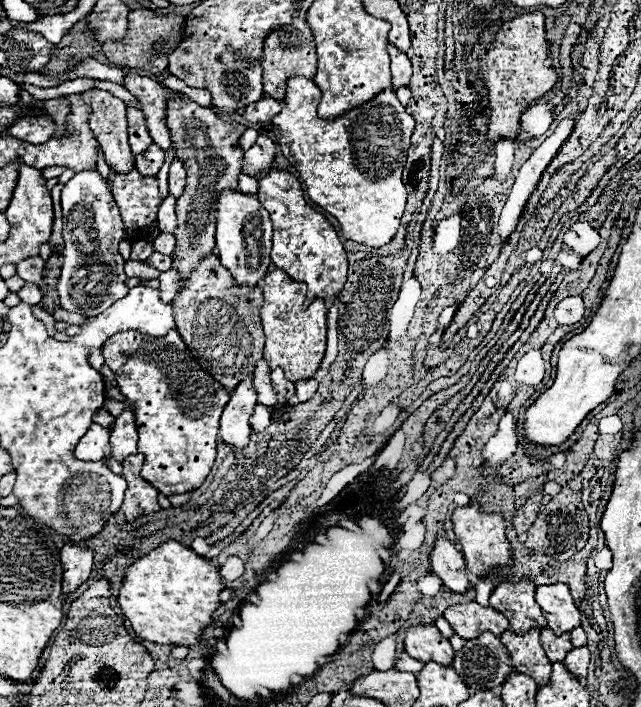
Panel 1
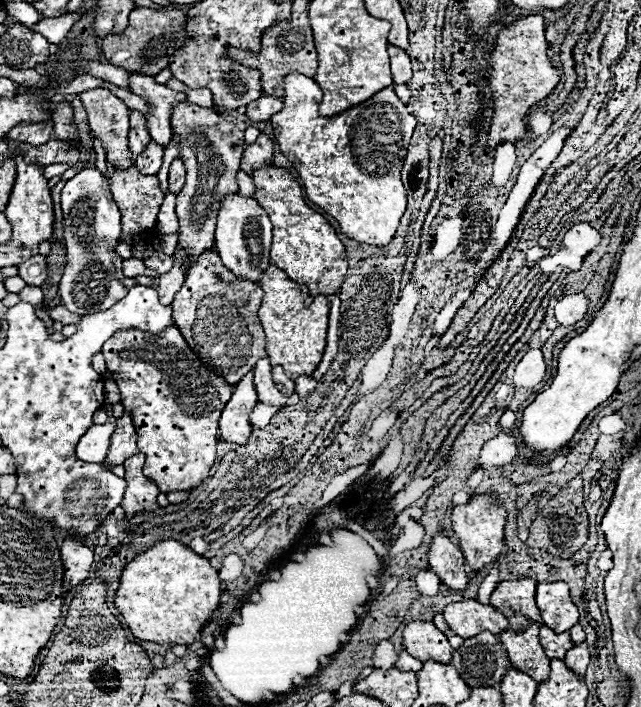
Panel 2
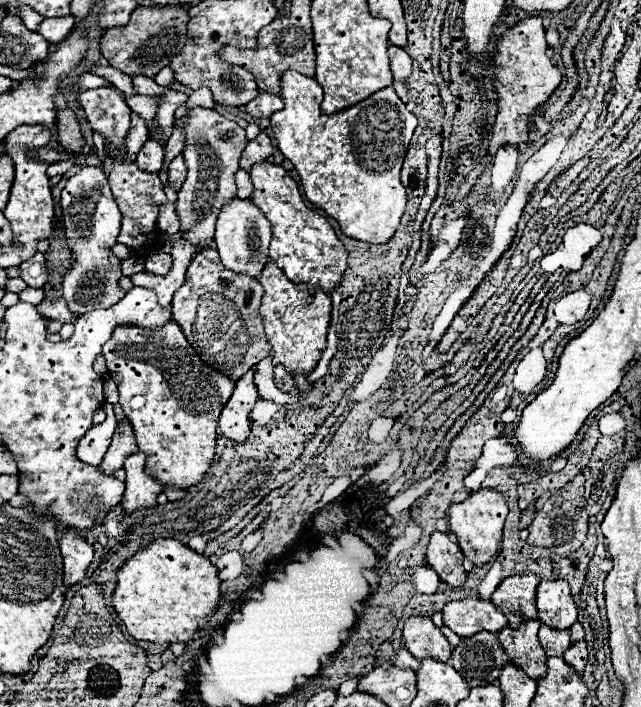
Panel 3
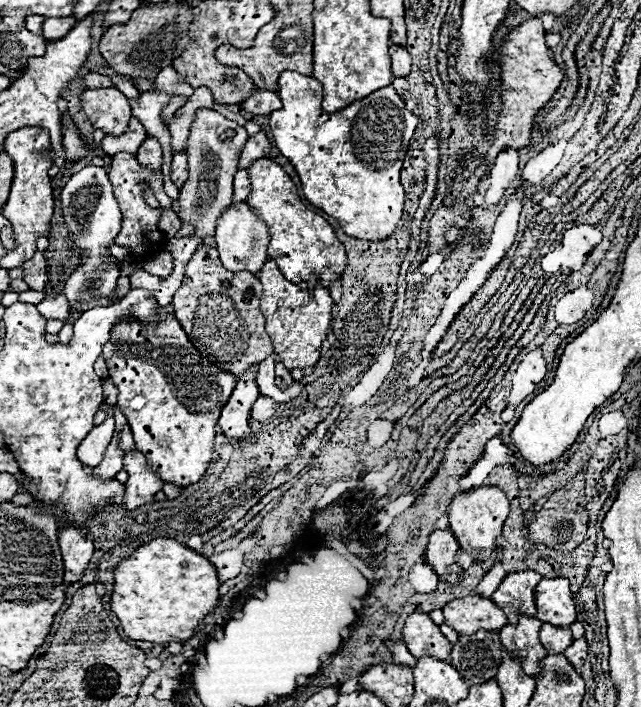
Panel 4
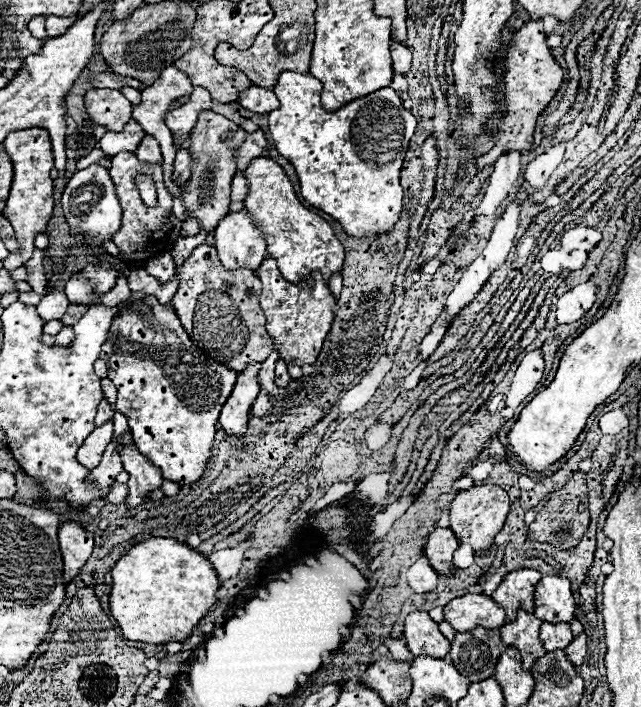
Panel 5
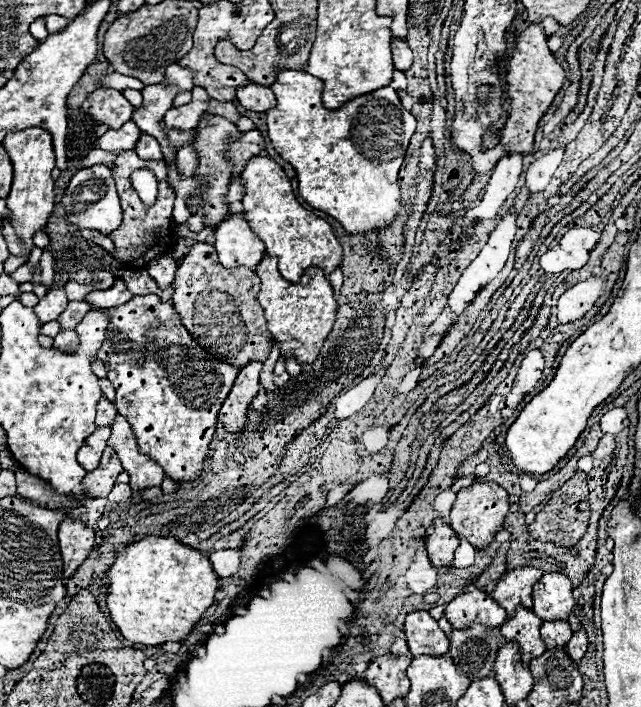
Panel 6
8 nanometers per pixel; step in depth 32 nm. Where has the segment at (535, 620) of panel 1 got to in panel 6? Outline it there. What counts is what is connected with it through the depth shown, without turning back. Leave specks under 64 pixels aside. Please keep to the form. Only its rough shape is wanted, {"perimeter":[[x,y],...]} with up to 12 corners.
{"perimeter":[[538,568],[506,572],[492,596],[514,616],[518,606],[532,610]]}

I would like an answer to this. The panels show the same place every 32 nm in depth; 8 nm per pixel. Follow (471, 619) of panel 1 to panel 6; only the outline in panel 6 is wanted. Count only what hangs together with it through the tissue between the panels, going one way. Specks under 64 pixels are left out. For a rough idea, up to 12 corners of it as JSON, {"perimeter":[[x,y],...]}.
{"perimeter":[[478,588],[454,598],[444,616],[456,630],[498,628],[506,610]]}

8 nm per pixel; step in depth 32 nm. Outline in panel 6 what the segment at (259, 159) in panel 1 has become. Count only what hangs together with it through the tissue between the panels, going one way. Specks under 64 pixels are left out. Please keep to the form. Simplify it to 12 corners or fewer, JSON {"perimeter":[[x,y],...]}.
{"perimeter":[[260,130],[244,132],[228,148],[232,180],[266,148]]}

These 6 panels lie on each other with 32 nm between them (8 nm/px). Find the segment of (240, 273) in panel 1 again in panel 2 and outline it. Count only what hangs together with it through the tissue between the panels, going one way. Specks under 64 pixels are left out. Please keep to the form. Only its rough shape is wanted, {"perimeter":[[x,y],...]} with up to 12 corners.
{"perimeter":[[252,196],[220,202],[216,250],[240,280],[270,266],[272,224]]}

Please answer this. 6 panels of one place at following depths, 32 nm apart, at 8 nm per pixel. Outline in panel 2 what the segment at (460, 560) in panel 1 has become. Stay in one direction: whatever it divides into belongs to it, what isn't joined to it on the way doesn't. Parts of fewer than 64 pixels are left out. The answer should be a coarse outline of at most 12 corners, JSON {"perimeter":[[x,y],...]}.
{"perimeter":[[434,536],[430,570],[448,588],[468,586],[464,556],[448,536]]}

